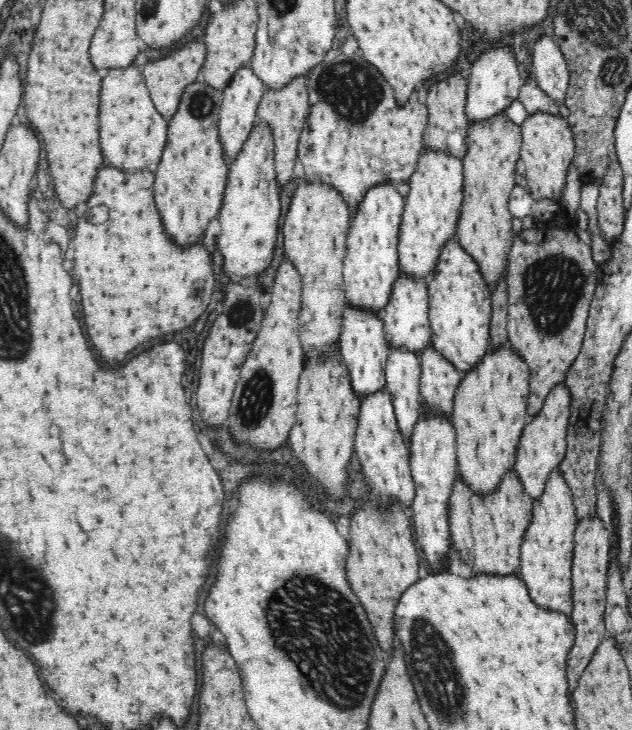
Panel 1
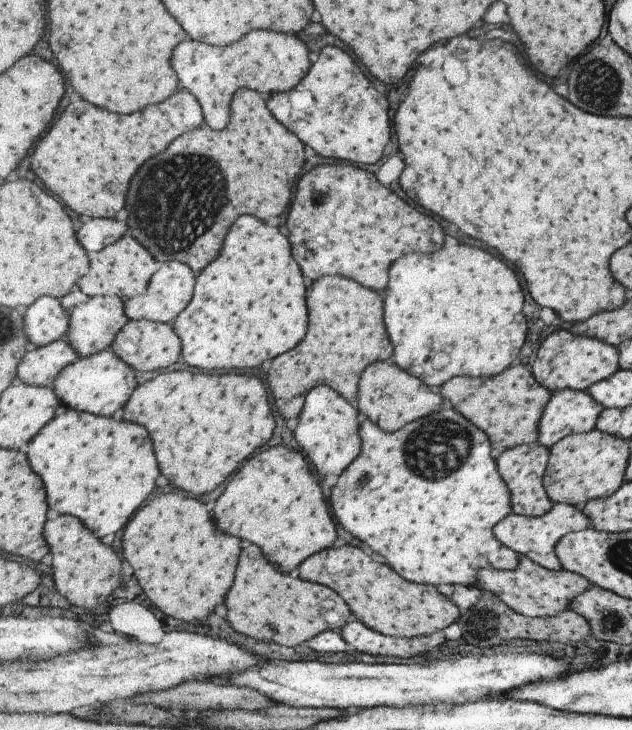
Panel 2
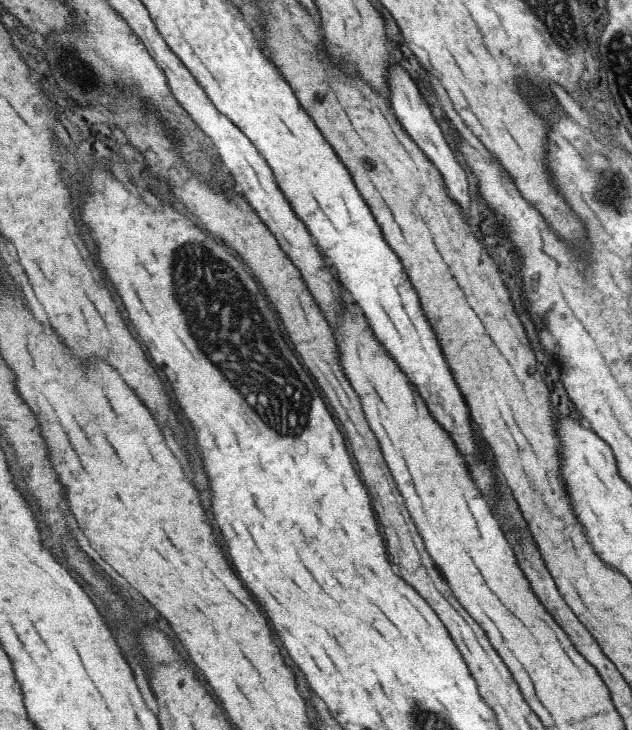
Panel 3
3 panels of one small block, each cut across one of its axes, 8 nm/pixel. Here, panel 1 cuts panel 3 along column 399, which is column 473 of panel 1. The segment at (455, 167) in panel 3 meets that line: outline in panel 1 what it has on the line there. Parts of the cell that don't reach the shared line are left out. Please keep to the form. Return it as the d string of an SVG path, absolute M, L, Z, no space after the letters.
M489 44L471 66L468 77L468 104L466 104L469 122L490 118L498 112L505 112L510 104L519 97L523 84L518 71L518 62L512 54L512 48L506 44Z

